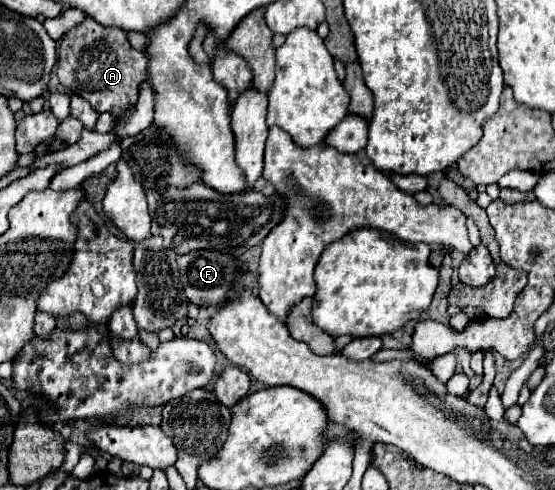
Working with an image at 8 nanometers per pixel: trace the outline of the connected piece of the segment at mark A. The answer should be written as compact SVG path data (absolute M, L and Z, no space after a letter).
M92 17L66 31L58 49L58 79L60 83L84 97L100 113L108 111L118 117L130 103L138 101L138 85L148 77L150 59L132 49L128 37L118 27L102 27Z

